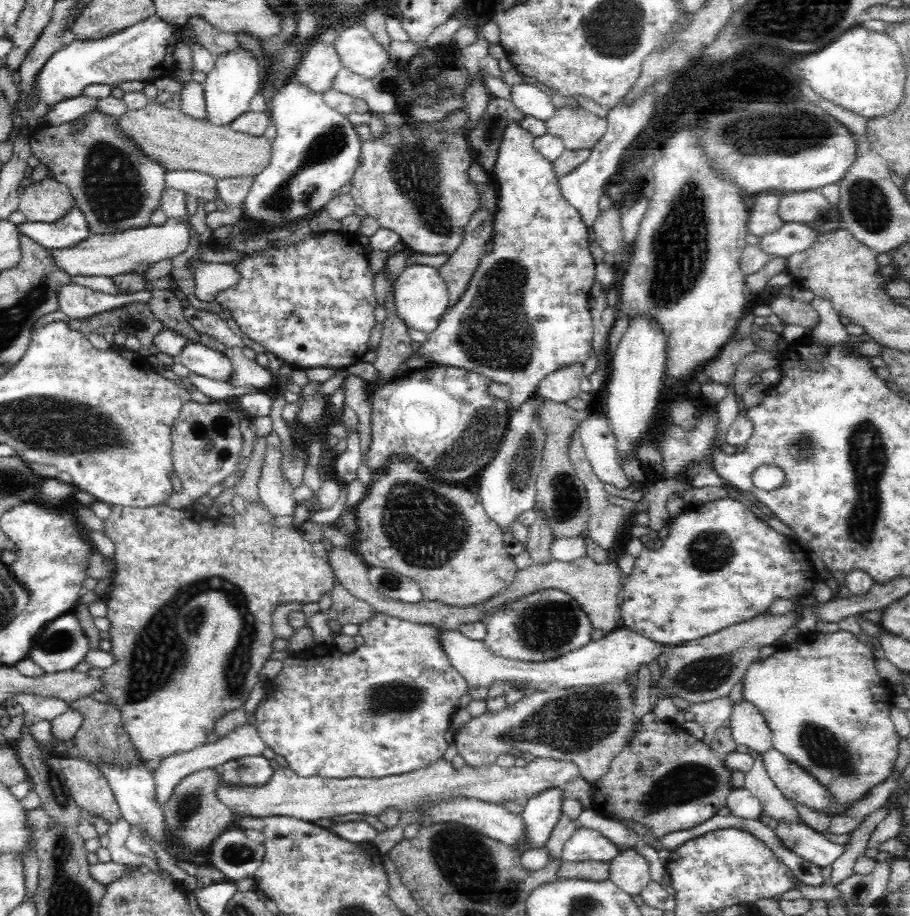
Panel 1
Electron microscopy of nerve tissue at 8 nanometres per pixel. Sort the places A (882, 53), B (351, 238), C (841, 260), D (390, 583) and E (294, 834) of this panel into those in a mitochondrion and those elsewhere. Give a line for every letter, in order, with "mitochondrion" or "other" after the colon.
A: other
B: other
C: other
D: mitochondrion
E: other

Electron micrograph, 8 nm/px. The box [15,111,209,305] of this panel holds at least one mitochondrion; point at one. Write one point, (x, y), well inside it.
(112, 185)

